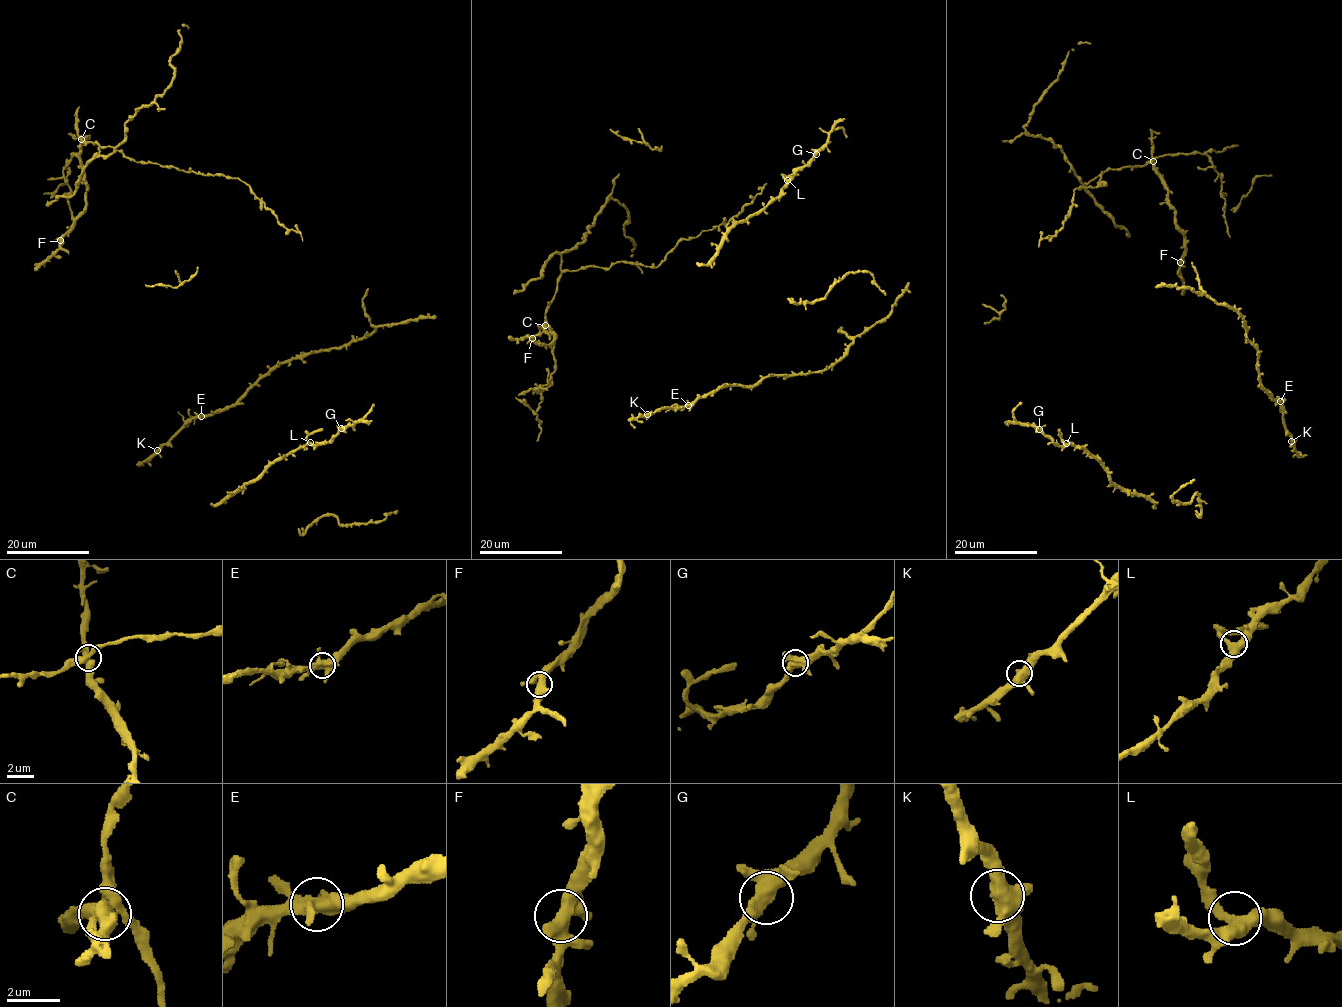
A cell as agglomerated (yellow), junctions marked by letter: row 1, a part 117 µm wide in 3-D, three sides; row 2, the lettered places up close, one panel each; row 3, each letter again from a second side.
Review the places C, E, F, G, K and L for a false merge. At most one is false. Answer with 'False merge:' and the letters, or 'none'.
False merge: none

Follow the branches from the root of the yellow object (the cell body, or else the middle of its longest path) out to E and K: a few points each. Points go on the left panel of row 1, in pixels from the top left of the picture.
E: (366, 289), (363, 308), (374, 327), (371, 334), (340, 347), (312, 351), (279, 362), (234, 404), (201, 416)
K: (366, 289), (363, 308), (374, 327), (371, 334), (340, 347), (279, 362), (234, 404), (191, 418), (157, 450)

